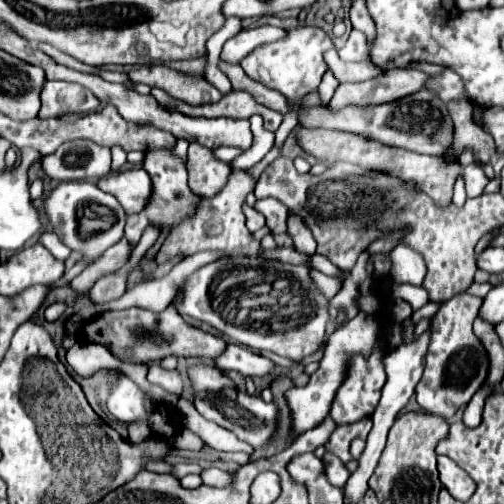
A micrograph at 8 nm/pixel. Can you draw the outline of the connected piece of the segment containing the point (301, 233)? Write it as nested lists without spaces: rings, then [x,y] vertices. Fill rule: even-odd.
[[[289,214],[289,236],[293,238],[295,248],[299,252],[317,254],[317,242],[315,242],[315,238],[307,230],[307,226],[303,226],[303,222],[299,222],[299,218],[295,218],[293,214]]]

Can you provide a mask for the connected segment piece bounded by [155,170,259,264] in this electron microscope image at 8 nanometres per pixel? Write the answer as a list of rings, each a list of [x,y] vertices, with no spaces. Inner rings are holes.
[[[231,170],[231,176],[227,180],[227,186],[215,194],[215,198],[203,198],[203,202],[197,208],[197,214],[191,216],[191,220],[183,220],[179,228],[175,228],[163,242],[163,250],[159,252],[157,262],[165,262],[169,258],[175,258],[179,254],[191,256],[203,250],[221,250],[225,254],[247,254],[255,256],[259,242],[251,238],[251,232],[245,226],[245,214],[243,206],[247,200],[247,194],[253,192],[257,184],[257,178],[253,178],[249,172],[243,170]]]

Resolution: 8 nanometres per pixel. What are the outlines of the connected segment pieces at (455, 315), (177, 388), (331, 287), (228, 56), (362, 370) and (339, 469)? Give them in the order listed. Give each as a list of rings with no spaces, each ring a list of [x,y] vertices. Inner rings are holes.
[[[457,294],[455,298],[441,302],[439,310],[431,318],[431,340],[429,352],[425,356],[425,372],[415,388],[417,404],[427,414],[447,420],[461,406],[465,406],[471,400],[471,396],[483,386],[483,378],[487,374],[487,352],[483,352],[479,340],[471,330],[479,306],[479,296]]]
[[[151,362],[147,380],[149,378],[153,382],[157,382],[159,386],[163,386],[167,392],[175,394],[175,396],[183,394],[183,378],[181,378],[181,374],[177,370],[165,370],[165,368],[159,366],[159,362]]]
[[[311,270],[311,278],[313,278],[313,282],[323,290],[323,294],[325,294],[327,298],[333,298],[333,296],[343,288],[343,284],[341,284],[337,278],[327,276],[327,274],[323,274],[323,272],[317,272],[317,270]]]
[[[261,26],[261,28],[253,28],[253,30],[241,30],[237,36],[233,36],[231,40],[225,42],[221,58],[227,64],[239,64],[257,46],[283,40],[285,34],[287,34],[285,30],[273,28],[273,26]]]
[[[381,338],[379,350],[375,350],[371,358],[355,356],[351,360],[347,382],[343,382],[331,406],[331,418],[337,424],[351,424],[375,412],[385,382],[383,366],[379,366],[379,358],[383,354],[385,354],[385,340]]]
[[[325,452],[323,462],[325,462],[325,466],[327,466],[325,470],[327,470],[329,482],[335,484],[335,486],[339,486],[339,488],[343,488],[343,486],[347,484],[349,476],[351,476],[351,472],[345,468],[345,464],[343,464],[335,454],[331,454],[331,452]]]

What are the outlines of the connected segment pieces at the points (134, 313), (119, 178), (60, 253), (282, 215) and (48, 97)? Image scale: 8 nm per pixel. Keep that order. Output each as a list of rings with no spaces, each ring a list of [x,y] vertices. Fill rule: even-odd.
[[[167,306],[163,312],[155,314],[143,308],[127,308],[127,310],[119,310],[119,312],[105,312],[99,318],[87,322],[87,326],[95,326],[99,336],[95,338],[93,332],[93,340],[101,342],[103,346],[107,346],[107,350],[117,356],[119,350],[123,348],[131,348],[133,350],[133,358],[131,362],[151,362],[151,360],[163,360],[169,354],[177,354],[177,356],[199,356],[199,358],[209,358],[209,360],[217,360],[225,348],[227,342],[221,336],[213,336],[207,334],[199,328],[187,326],[183,322],[183,318],[171,310],[171,306]]]
[[[131,168],[119,174],[101,178],[97,186],[103,192],[113,194],[127,214],[139,214],[153,194],[151,176],[143,168]]]
[[[43,234],[41,244],[43,244],[57,260],[61,260],[61,262],[65,262],[65,260],[71,256],[71,248],[65,246],[65,244],[63,244],[57,236],[53,236],[53,234]]]
[[[257,200],[255,208],[267,218],[267,228],[271,230],[271,234],[287,234],[287,208],[279,200]]]
[[[47,80],[41,90],[41,110],[37,116],[47,120],[61,118],[65,114],[87,114],[97,110],[101,104],[103,102],[85,86]]]

